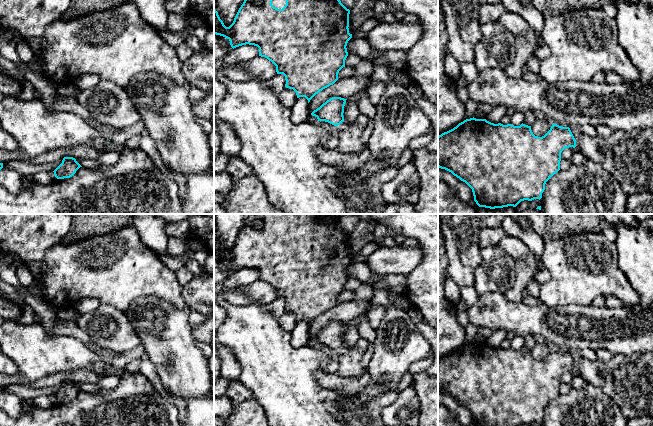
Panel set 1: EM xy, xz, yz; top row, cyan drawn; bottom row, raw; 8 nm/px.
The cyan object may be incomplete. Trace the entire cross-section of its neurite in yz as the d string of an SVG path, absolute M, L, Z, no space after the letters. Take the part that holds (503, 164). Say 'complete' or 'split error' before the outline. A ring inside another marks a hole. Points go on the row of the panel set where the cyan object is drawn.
complete; M470 118L438 136L438 167L451 172L465 182L473 192L479 207L490 209L516 207L521 201L541 199L546 182L560 170L561 152L576 147L576 140L569 127L552 124L542 137L535 136L531 126L521 124L494 124L486 119Z

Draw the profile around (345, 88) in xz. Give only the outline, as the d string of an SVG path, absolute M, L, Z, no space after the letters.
M355 76L337 80L333 85L323 89L310 100L308 105L309 114L311 115L314 110L332 97L350 99L355 93L367 89L366 83L365 78Z

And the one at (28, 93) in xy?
M26 81L24 83L23 91L19 95L14 97L22 101L32 100L35 99L35 92L36 89L33 87L33 85L30 82Z

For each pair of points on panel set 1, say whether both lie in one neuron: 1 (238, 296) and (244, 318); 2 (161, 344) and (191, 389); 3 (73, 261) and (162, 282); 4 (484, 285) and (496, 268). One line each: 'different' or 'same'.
1: different
2: same
3: same
4: same

